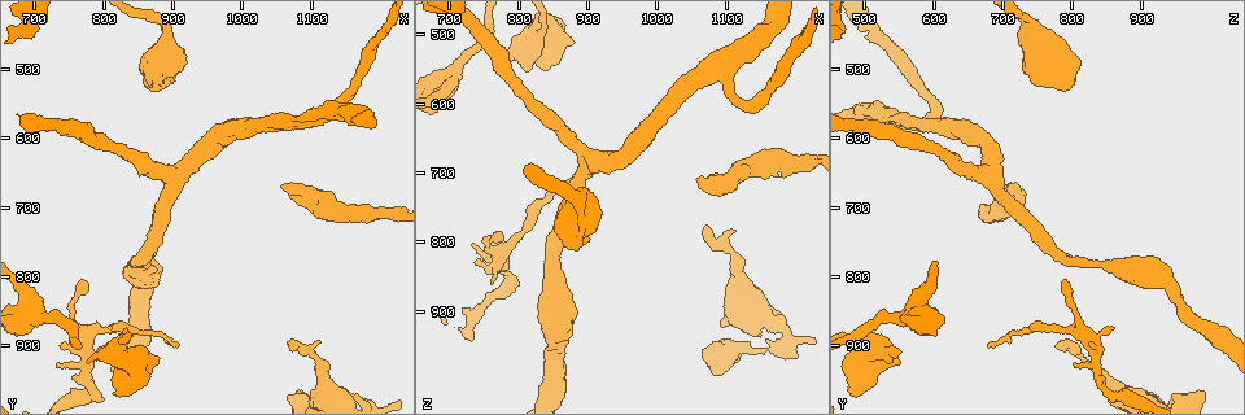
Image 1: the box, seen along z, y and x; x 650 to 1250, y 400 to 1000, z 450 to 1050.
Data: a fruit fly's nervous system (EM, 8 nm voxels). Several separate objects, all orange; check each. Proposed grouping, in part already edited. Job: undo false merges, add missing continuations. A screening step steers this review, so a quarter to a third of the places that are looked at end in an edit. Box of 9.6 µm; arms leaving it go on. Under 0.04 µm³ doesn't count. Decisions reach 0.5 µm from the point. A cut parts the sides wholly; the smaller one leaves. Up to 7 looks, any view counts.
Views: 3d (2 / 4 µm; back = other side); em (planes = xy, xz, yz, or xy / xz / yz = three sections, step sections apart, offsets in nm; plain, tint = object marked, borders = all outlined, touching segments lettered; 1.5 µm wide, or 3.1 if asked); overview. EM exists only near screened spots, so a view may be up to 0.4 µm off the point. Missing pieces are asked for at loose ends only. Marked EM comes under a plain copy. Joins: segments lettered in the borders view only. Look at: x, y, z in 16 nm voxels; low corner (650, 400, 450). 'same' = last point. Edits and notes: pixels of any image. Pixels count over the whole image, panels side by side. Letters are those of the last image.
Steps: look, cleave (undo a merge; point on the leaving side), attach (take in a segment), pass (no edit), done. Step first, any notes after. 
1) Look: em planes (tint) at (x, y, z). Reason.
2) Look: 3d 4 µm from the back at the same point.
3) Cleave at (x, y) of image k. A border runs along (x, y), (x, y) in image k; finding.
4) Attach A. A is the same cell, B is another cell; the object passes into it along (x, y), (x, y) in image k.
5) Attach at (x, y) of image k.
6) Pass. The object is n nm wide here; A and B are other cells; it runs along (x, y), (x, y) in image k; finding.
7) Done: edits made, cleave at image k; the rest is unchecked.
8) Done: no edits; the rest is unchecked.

Look: 3d 2 µm at (1100, 575, 555). Sharp bend.

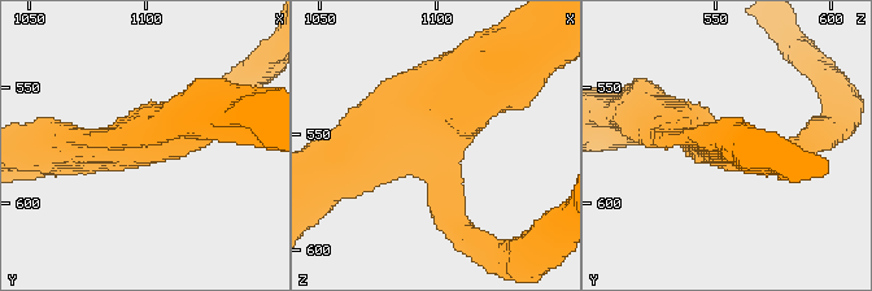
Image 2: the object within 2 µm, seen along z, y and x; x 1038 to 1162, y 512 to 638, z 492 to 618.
Look: em xy step 4 (tint) at (1099, 579, 553). Shape alone is not enough.

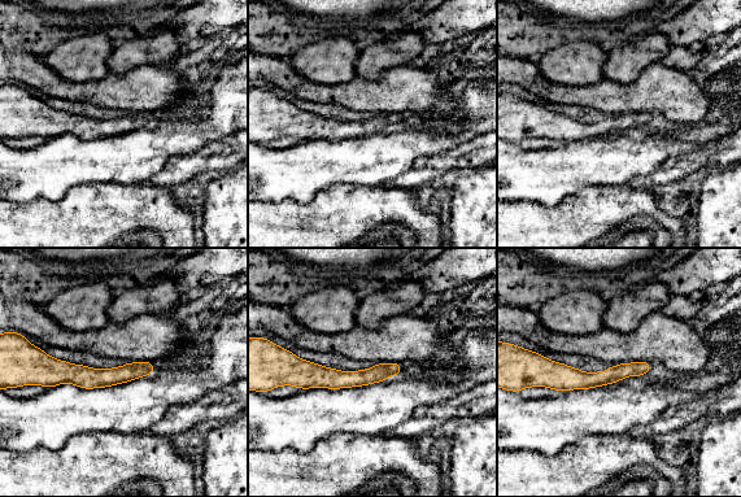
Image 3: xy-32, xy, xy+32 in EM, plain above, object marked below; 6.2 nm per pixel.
Look: em planes (borders) at the same point. Another direction.

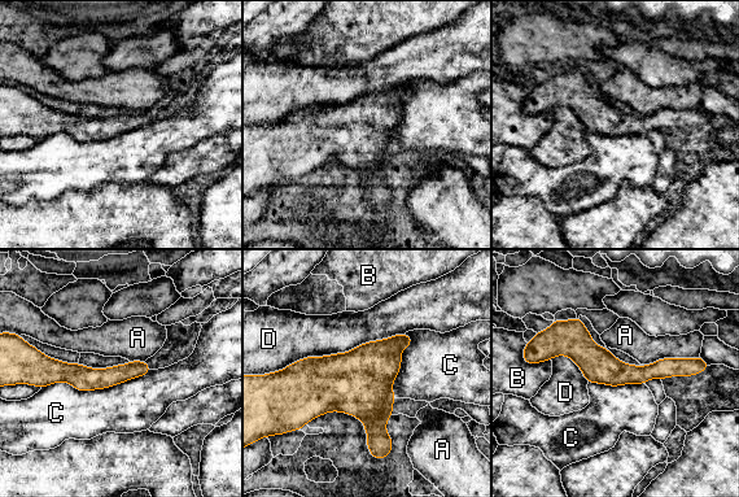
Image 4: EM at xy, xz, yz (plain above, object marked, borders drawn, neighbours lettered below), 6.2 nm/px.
Pass. A, B, C and D are other cells; a border runs along (152, 370), (105, 388), (42, 388) in image 4; continuous, no second cell.

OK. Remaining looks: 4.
Look: em planes (tint) at (775, 920, 530). An open end.

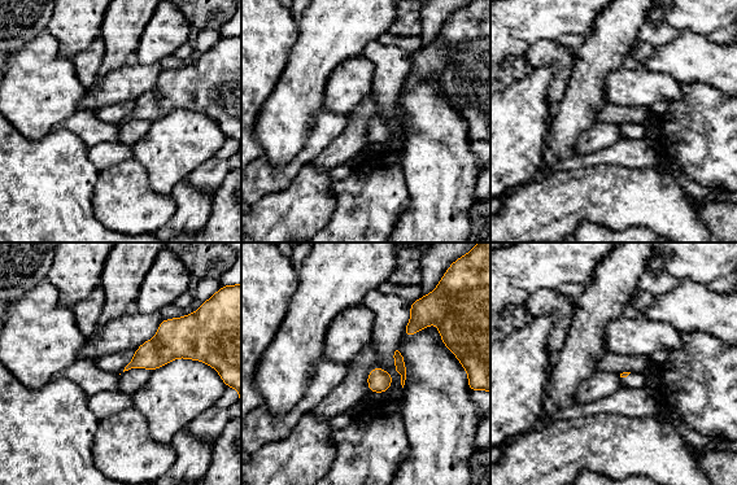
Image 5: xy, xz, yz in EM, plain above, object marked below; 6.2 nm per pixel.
Look: em planes (borders) at the same point. What lies round it.

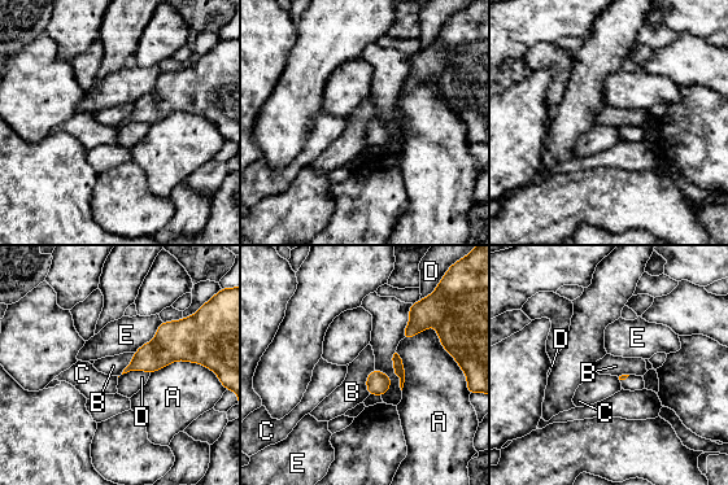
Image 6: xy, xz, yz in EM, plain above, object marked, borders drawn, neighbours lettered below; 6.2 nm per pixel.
Pass. A, B, C, D and E are other cells; a border runs along (374, 367), (366, 378), (367, 394) in image 6; none of them fits.

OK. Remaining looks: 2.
Look: em planes (tint) at (735, 930, 800). Free end.

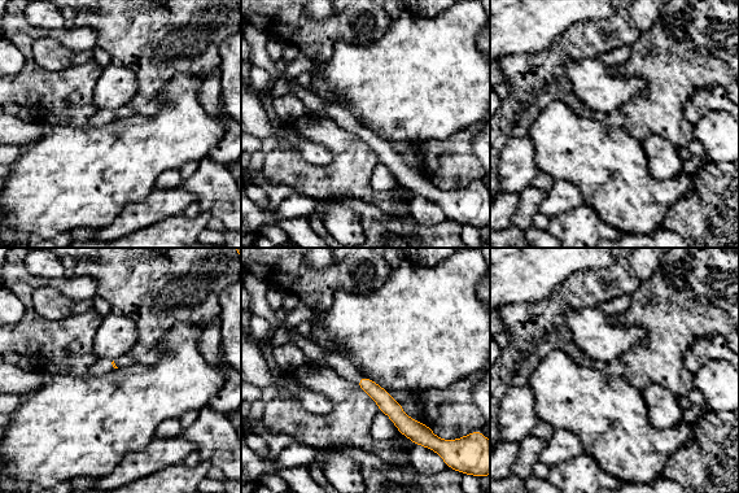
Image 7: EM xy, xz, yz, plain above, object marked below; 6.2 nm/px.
Look: em planes (borders) at the same point. What lies round it.

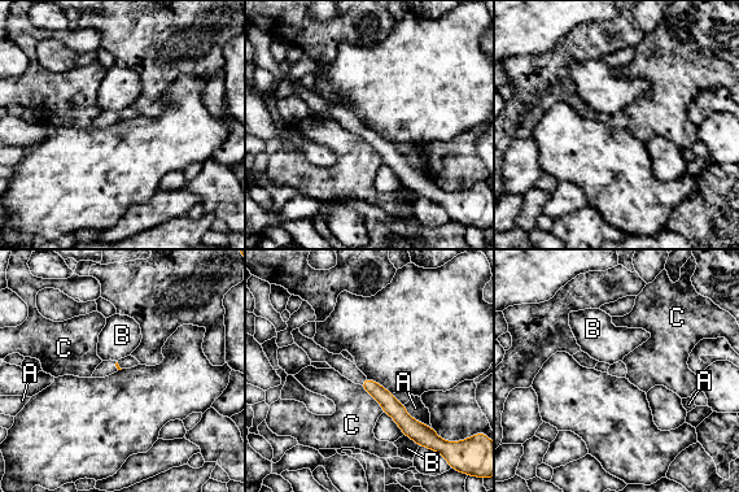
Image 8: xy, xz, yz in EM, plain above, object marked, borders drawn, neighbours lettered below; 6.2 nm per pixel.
Pass. The longest contact is with C, 240 nm; A, B and C are other cells; none of them fits.

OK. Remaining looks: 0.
Done: no edits; the rest is unchecked.

